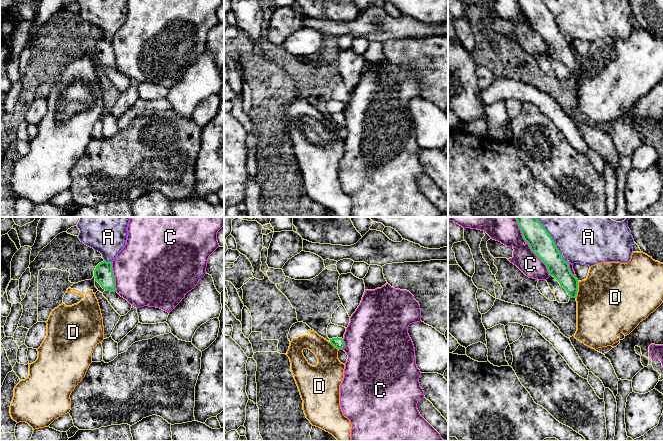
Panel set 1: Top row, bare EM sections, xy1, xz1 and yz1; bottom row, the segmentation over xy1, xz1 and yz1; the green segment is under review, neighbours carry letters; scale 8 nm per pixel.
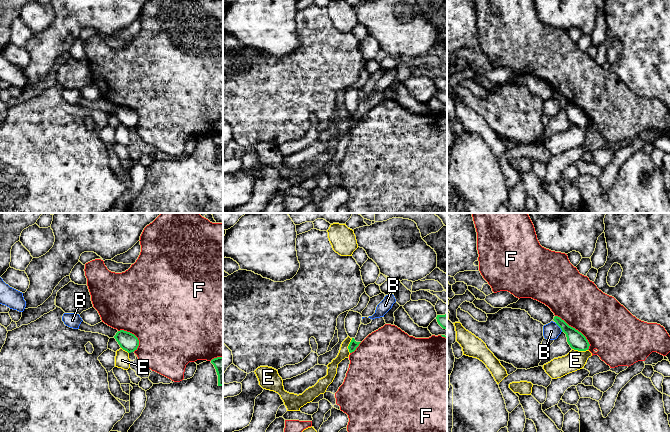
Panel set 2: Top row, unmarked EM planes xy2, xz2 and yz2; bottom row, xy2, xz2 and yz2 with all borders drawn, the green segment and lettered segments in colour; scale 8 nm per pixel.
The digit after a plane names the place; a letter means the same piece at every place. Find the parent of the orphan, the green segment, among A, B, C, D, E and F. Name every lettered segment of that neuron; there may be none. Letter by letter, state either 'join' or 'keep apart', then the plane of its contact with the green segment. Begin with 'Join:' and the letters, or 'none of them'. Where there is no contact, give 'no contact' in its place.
Join: none of them
A: keep apart | yz1
B: keep apart | yz2
C: keep apart | yz1
D: keep apart | yz1
E: keep apart | yz2
F: keep apart | yz2

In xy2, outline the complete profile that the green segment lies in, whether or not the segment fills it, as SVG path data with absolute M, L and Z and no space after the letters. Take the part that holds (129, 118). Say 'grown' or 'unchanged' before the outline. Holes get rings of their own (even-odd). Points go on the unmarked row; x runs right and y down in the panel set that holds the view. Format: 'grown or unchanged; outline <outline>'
unchanged; outline M120 106L114 112L120 123L128 129L134 128L139 122L138 114L127 107Z

